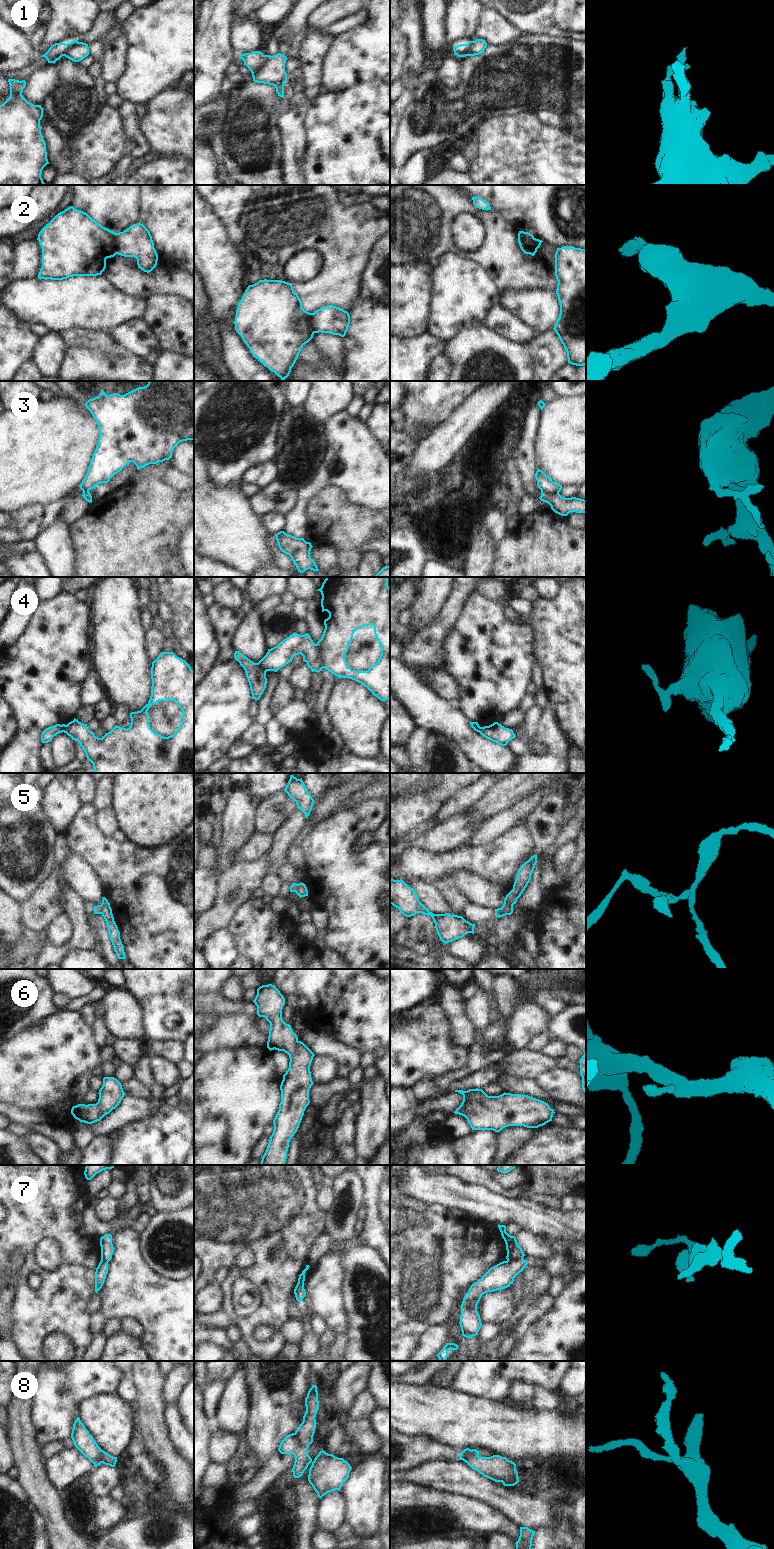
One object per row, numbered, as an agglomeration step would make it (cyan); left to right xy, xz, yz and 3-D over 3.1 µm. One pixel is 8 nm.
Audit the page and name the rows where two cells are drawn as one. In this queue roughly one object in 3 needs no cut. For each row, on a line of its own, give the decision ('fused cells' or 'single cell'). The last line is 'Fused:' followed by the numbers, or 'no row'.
1: fused cells
2: fused cells
3: fused cells
4: fused cells
5: fused cells
6: single cell
7: fused cells
8: fused cells
Fused: 1, 2, 3, 4, 5, 7, 8

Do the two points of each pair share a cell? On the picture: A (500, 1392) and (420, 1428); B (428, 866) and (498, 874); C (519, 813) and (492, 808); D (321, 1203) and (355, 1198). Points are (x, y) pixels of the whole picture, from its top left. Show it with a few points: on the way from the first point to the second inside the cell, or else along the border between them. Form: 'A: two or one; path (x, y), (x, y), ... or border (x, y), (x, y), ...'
A: two; border (463, 1393), (503, 1402)
B: one; path (445, 863), (481, 862)
C: two; border (526, 797), (485, 821)
D: two; border (332, 1187), (333, 1200), (331, 1205), (324, 1211)

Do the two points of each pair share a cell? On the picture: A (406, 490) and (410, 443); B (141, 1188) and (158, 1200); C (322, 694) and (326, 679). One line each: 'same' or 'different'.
A: same
B: different
C: same

